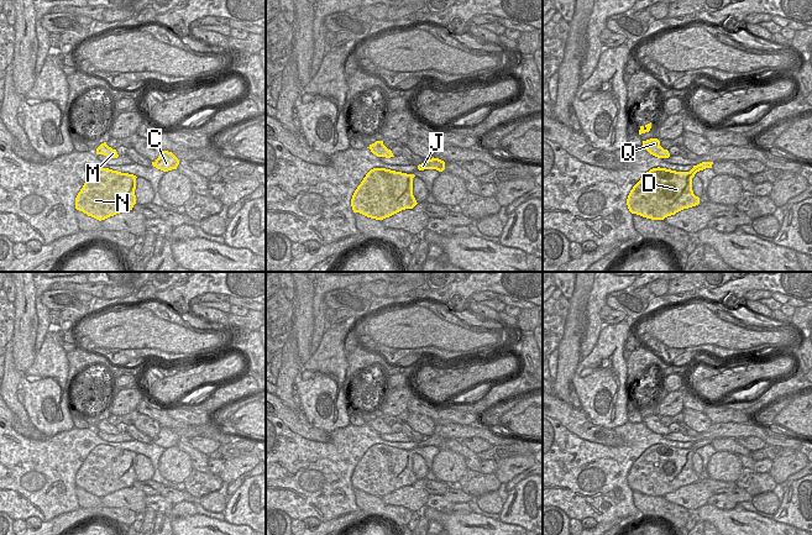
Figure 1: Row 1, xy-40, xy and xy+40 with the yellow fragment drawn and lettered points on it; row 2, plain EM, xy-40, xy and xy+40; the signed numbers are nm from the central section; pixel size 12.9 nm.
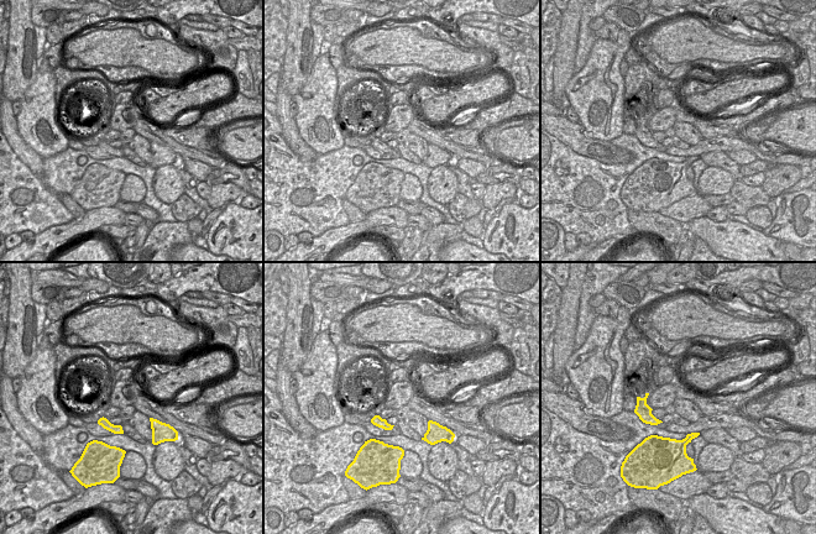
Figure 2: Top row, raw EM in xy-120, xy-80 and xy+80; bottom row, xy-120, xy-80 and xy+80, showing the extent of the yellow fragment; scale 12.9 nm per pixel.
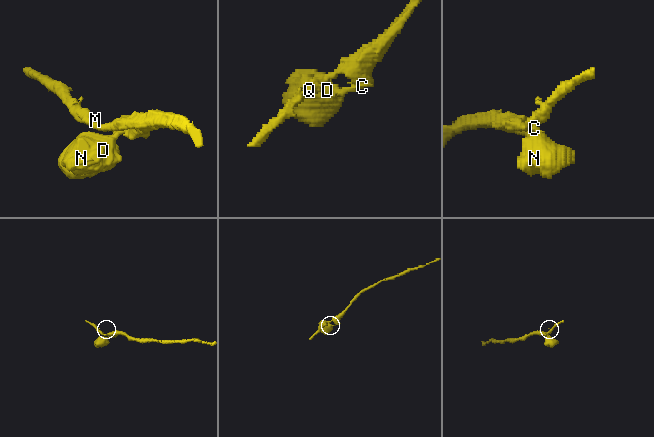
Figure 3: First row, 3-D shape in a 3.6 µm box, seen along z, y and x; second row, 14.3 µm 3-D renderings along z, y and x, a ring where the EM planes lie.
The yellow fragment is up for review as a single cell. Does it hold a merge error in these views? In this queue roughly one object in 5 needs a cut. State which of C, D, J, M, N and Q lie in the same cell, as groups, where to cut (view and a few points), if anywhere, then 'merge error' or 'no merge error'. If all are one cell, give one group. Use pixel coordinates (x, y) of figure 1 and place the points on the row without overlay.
groups C D J M N Q; cut none; no merge error

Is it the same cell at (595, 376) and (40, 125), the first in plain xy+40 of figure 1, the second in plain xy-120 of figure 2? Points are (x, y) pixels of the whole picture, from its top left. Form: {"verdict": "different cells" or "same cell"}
{"verdict": "same cell"}

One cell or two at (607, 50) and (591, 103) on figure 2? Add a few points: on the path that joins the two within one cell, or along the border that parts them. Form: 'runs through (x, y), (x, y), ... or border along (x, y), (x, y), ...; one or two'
runs through (603, 63), (597, 89); one

